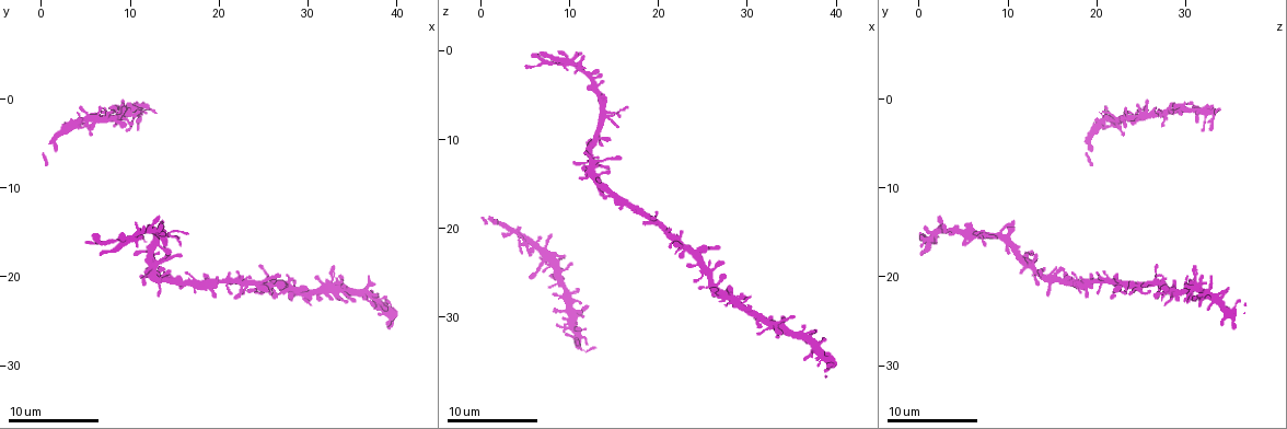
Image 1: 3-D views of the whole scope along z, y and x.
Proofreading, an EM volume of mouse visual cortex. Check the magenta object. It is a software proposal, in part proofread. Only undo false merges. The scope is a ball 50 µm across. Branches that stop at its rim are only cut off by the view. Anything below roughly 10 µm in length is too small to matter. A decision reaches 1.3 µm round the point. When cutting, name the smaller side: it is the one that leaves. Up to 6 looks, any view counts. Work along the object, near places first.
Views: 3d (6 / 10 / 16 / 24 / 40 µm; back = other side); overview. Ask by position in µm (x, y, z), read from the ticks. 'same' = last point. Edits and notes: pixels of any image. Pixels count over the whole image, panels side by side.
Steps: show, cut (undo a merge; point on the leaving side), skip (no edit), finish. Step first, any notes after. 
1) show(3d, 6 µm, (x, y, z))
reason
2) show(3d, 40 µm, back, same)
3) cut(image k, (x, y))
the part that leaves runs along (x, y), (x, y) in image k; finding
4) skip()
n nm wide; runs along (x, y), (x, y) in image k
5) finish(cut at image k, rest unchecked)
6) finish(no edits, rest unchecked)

show(3d, 10 µm, (13.2, 15.0, 4.2))
small branch off a trunk

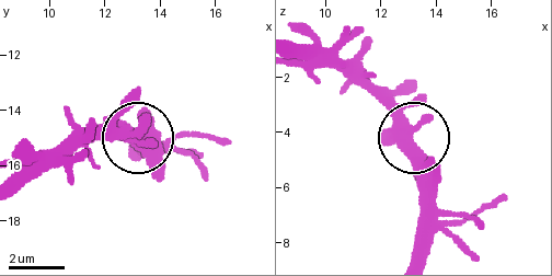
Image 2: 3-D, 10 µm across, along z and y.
skip()
450 nm wide; runs along (424, 251), (422, 159), (402, 124), (363, 84) in image 2; all the same neuron

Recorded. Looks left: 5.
show(3d, 6 µm, (11.8, 17.2, 12.6))
a narrow waist

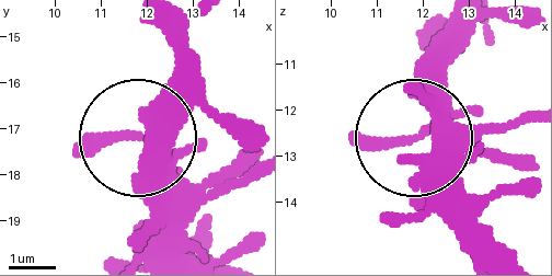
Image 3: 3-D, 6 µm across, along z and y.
skip()
continuous, no second neuron

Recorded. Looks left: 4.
show(3d, 10 µm, (23.2, 20.6, 22.2))
four-way junction

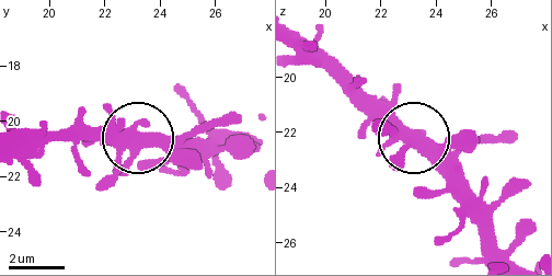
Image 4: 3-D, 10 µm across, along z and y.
skip()
runs along (296, 32), (381, 101), (484, 204) in image 4; one neuron here

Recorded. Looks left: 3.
finish(no edits, rest unchecked)

